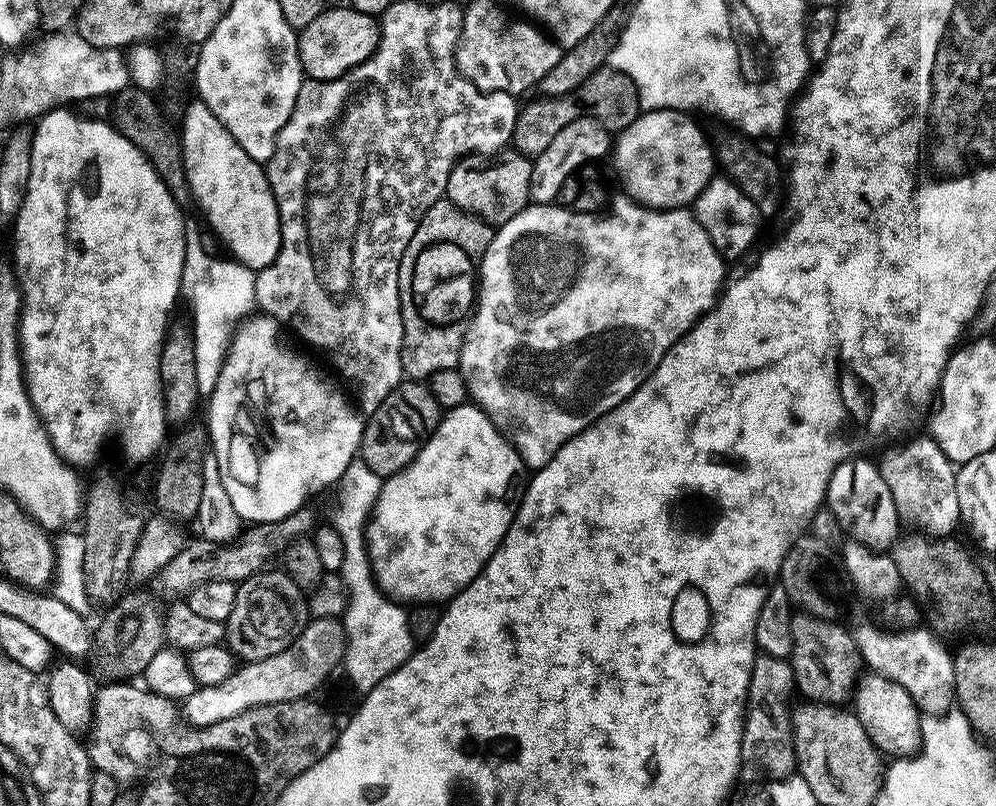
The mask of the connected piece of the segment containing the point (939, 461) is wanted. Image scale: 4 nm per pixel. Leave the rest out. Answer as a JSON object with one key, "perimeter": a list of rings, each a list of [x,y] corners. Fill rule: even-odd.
{"perimeter":[[[930,436],[916,438],[888,453],[878,464],[886,486],[891,490],[895,510],[903,527],[929,538],[949,537],[959,525],[958,492],[955,465]],[[916,460],[934,460],[934,470],[920,470]]]}

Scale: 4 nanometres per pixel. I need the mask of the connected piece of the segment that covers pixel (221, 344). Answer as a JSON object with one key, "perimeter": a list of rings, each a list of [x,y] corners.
{"perimeter":[[[190,216],[184,221],[184,266],[181,285],[186,288],[191,286],[198,390],[202,396],[210,396],[216,388],[221,366],[224,365],[224,355],[233,328],[255,307],[256,275],[253,269],[241,265],[239,261],[220,260],[206,252],[202,248],[201,221],[197,220]]]}

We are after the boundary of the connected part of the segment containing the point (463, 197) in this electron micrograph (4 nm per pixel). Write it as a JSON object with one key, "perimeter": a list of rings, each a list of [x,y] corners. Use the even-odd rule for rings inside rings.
{"perimeter":[[[504,150],[487,158],[465,158],[450,174],[446,198],[485,224],[505,224],[528,207],[532,199],[532,166],[529,157],[515,150]]]}

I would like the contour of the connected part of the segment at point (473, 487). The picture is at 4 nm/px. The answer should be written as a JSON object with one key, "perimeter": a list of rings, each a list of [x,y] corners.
{"perimeter":[[[465,402],[441,419],[435,432],[424,441],[420,452],[401,472],[381,483],[366,520],[368,561],[377,588],[384,596],[404,606],[439,605],[457,596],[499,550],[510,522],[520,509],[526,487],[526,465],[516,445],[494,426],[475,403]]]}

